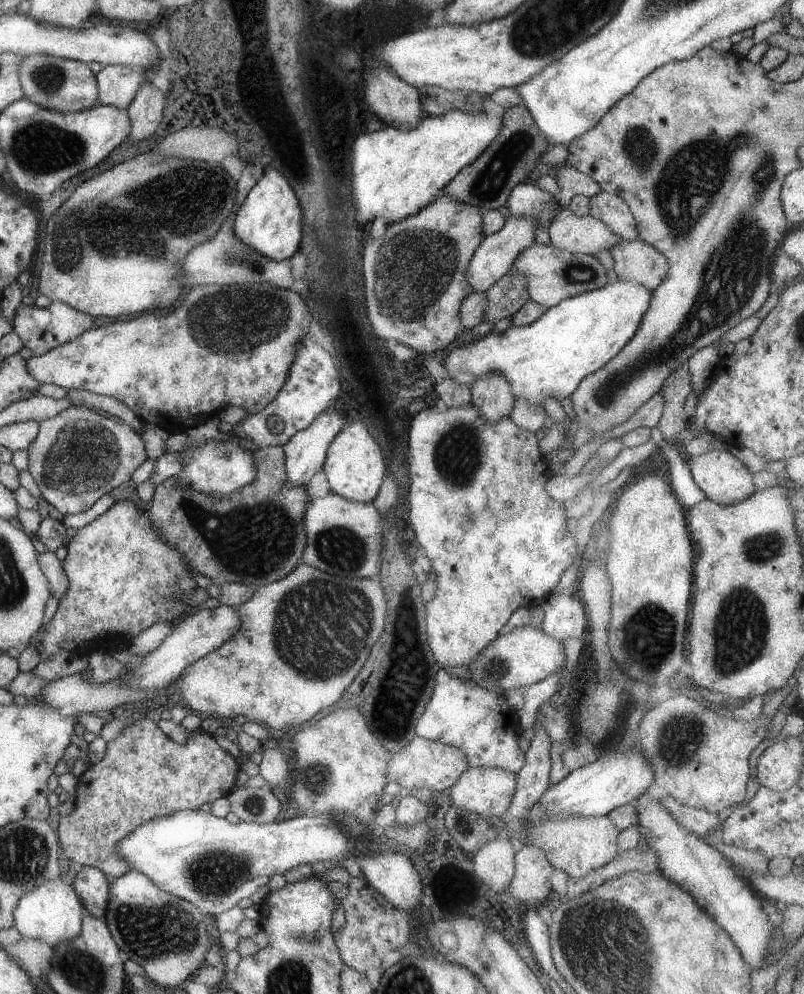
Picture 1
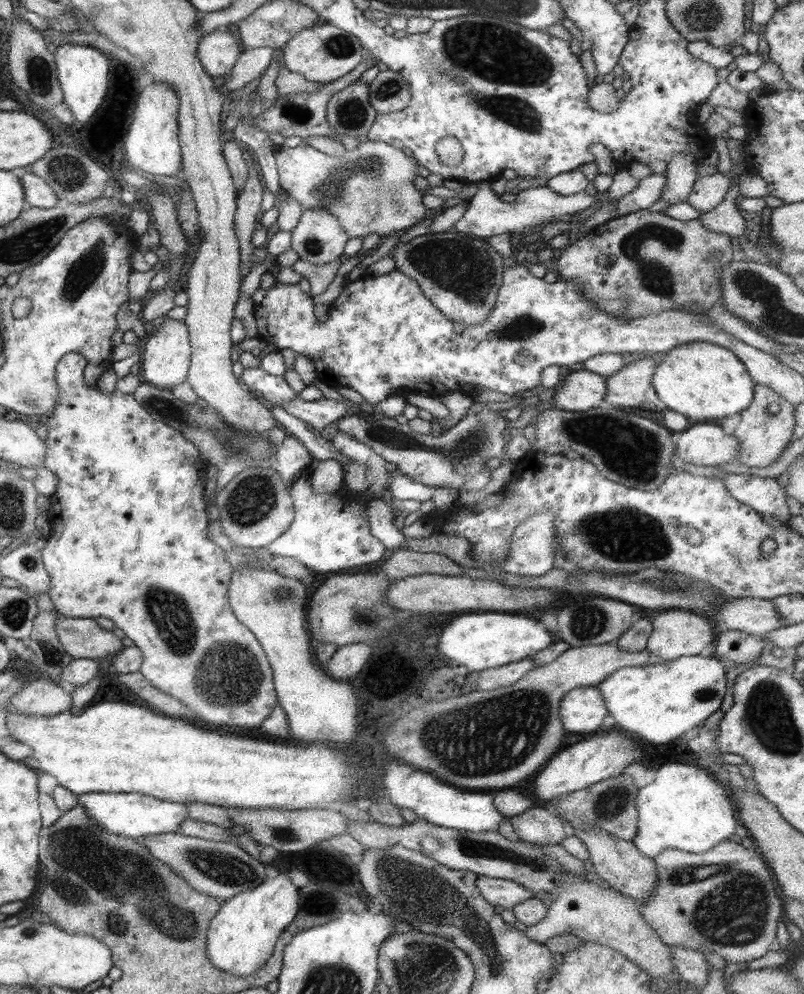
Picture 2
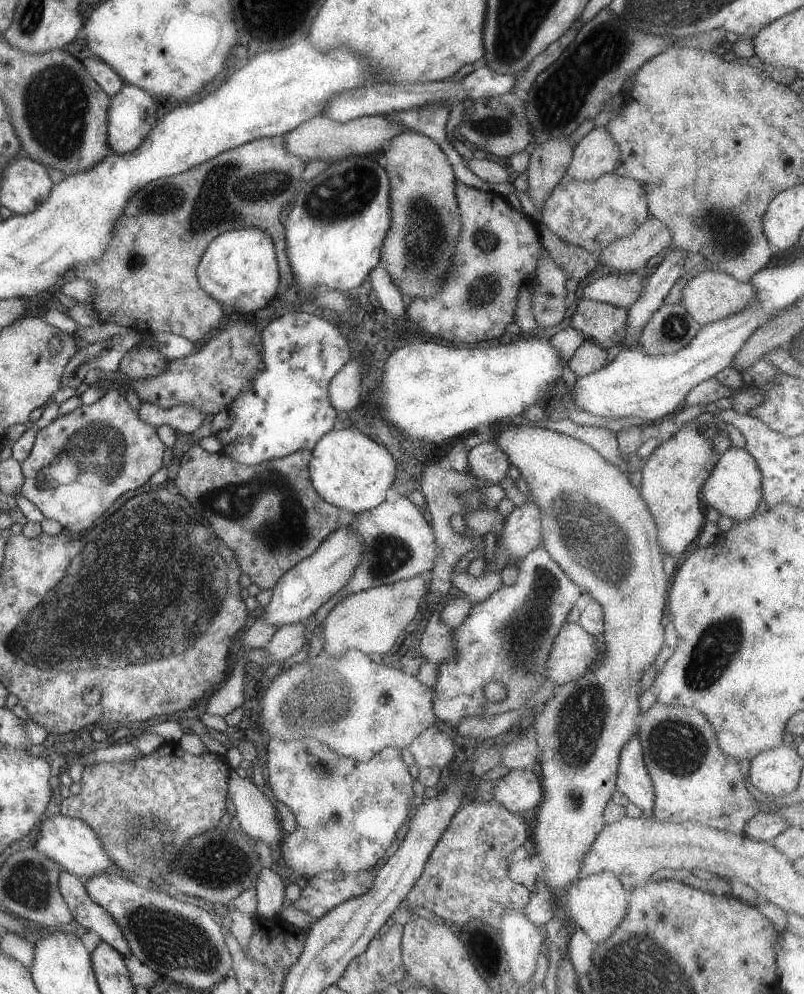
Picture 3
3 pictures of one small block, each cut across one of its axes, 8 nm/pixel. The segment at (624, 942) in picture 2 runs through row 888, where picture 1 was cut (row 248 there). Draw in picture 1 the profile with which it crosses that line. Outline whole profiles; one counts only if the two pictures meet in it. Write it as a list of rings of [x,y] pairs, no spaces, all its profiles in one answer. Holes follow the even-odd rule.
[[[567,207],[561,208],[548,224],[550,244],[569,253],[581,253],[585,255],[595,254],[599,250],[610,250],[622,240],[614,232],[611,232],[603,222],[594,219],[587,214],[584,217],[575,216]]]

